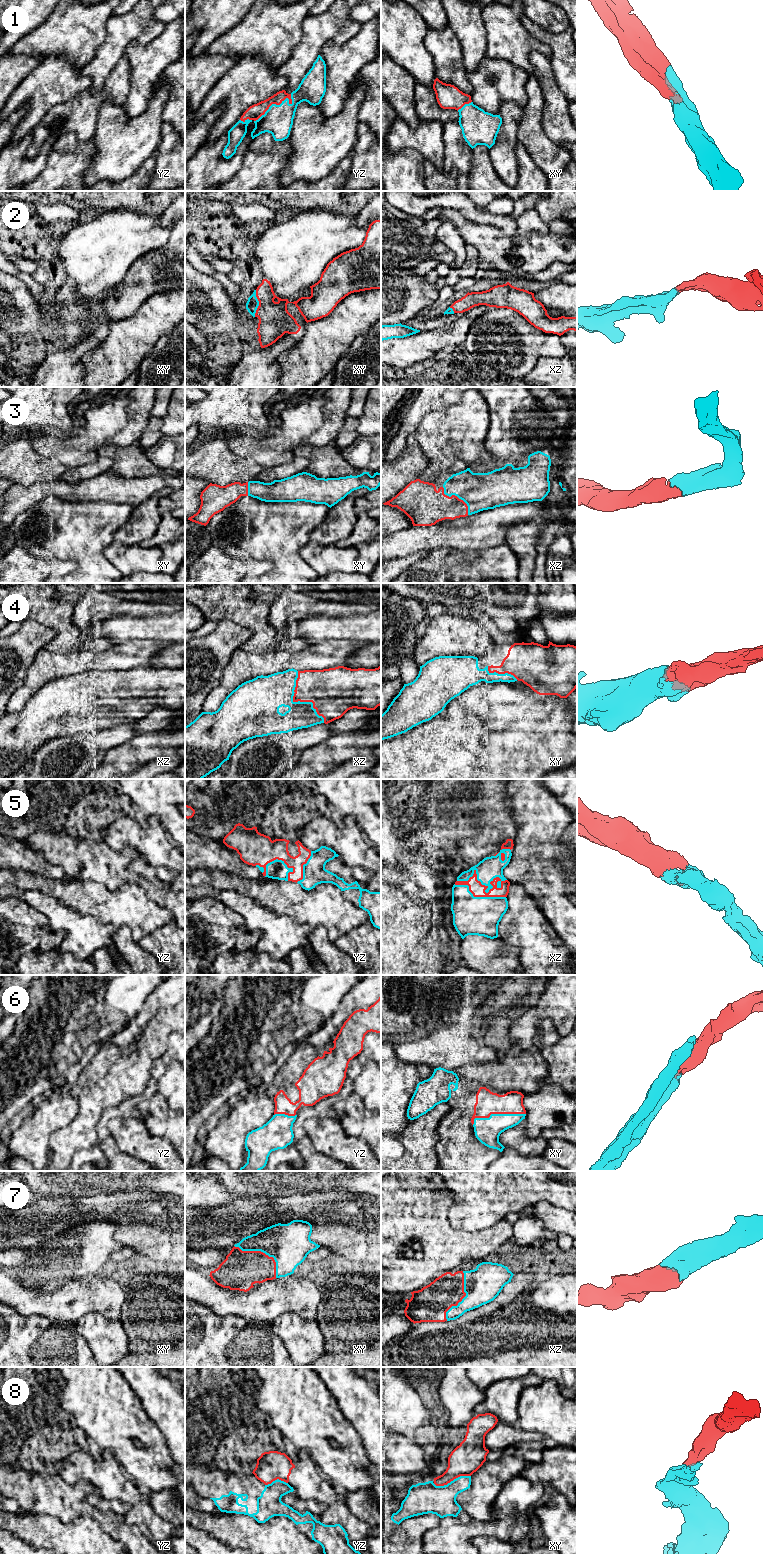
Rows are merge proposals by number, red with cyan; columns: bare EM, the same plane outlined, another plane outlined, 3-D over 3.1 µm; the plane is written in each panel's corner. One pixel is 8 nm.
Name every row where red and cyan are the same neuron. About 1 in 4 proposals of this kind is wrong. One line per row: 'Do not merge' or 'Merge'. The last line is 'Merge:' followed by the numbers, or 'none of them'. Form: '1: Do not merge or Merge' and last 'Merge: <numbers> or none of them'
1: Merge
2: Merge
3: Merge
4: Merge
5: Merge
6: Merge
7: Merge
8: Do not merge
Merge: 1, 2, 3, 4, 5, 6, 7

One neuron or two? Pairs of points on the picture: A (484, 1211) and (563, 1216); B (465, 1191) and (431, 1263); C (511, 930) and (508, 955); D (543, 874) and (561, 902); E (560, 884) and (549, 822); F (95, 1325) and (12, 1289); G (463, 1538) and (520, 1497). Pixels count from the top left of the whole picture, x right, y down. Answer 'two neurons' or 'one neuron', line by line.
A: two neurons
B: two neurons
C: two neurons
D: one neuron
E: one neuron
F: two neurons
G: one neuron

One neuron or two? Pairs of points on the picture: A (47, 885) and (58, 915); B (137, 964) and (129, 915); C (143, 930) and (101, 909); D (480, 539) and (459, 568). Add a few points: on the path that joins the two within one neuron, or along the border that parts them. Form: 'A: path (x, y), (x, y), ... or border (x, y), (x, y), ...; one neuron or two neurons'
A: border (28, 890), (38, 890), (52, 896); two neurons
B: border (117, 927), (126, 926), (138, 943); two neurons
C: path (133, 920), (122, 909), (111, 909); one neuron
D: border (496, 544), (480, 549), (451, 550); two neurons

